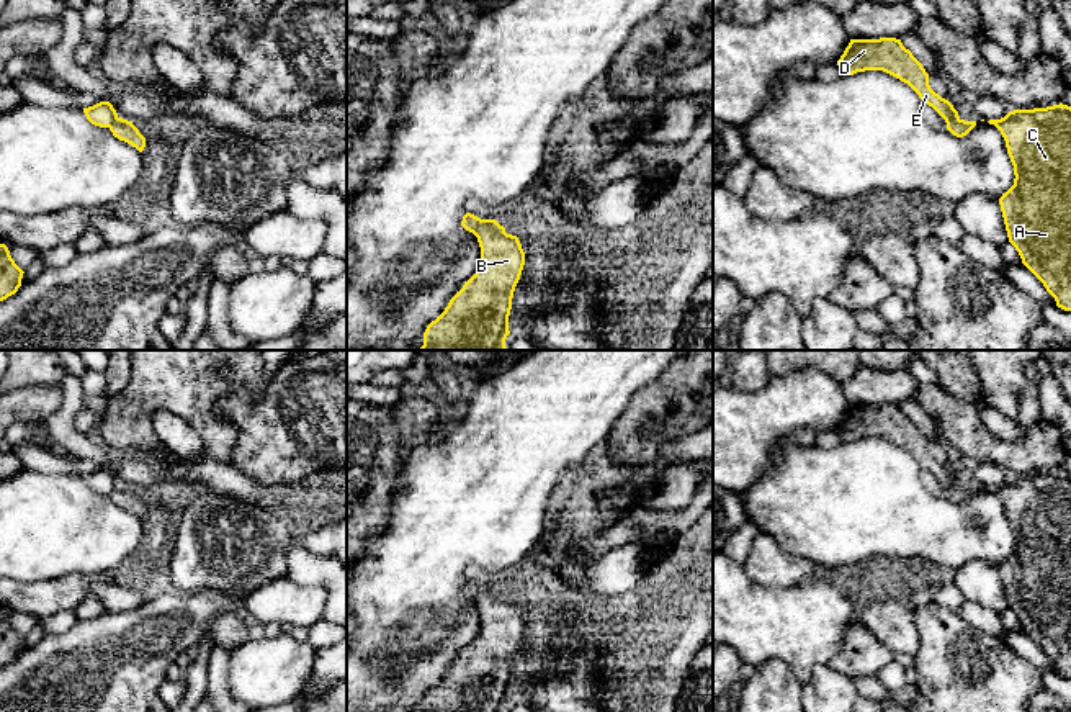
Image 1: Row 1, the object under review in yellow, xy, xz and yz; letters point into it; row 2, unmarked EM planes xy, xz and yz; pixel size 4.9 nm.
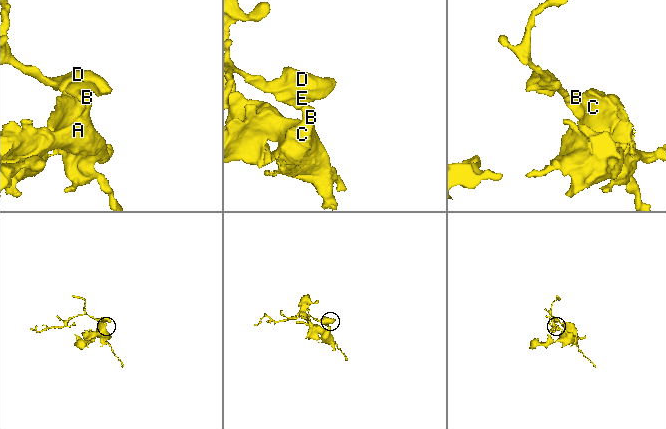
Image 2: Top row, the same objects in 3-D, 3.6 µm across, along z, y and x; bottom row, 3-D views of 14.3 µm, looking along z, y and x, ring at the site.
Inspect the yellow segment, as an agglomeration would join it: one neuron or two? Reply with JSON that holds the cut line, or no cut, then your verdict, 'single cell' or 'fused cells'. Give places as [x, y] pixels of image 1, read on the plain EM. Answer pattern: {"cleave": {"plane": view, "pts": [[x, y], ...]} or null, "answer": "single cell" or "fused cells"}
{"cleave": {"plane": "xz", "pts": [[481, 586], [473, 599]]}, "answer": "fused cells"}

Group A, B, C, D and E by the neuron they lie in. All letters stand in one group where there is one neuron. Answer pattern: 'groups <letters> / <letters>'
groups A B C / D E

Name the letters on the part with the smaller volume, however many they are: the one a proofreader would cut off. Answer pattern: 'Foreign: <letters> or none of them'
Foreign: D, E

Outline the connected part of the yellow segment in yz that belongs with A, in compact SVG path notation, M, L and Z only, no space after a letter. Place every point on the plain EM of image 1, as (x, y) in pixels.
M1071 473L1014 476L988 489L1001 498L1014 532L1014 552L999 565L1009 609L1056 673L1071 678Z

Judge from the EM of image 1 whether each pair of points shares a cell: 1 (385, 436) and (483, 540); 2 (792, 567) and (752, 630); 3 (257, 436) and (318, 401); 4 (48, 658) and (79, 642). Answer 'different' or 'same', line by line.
1: different
2: different
3: same
4: same

